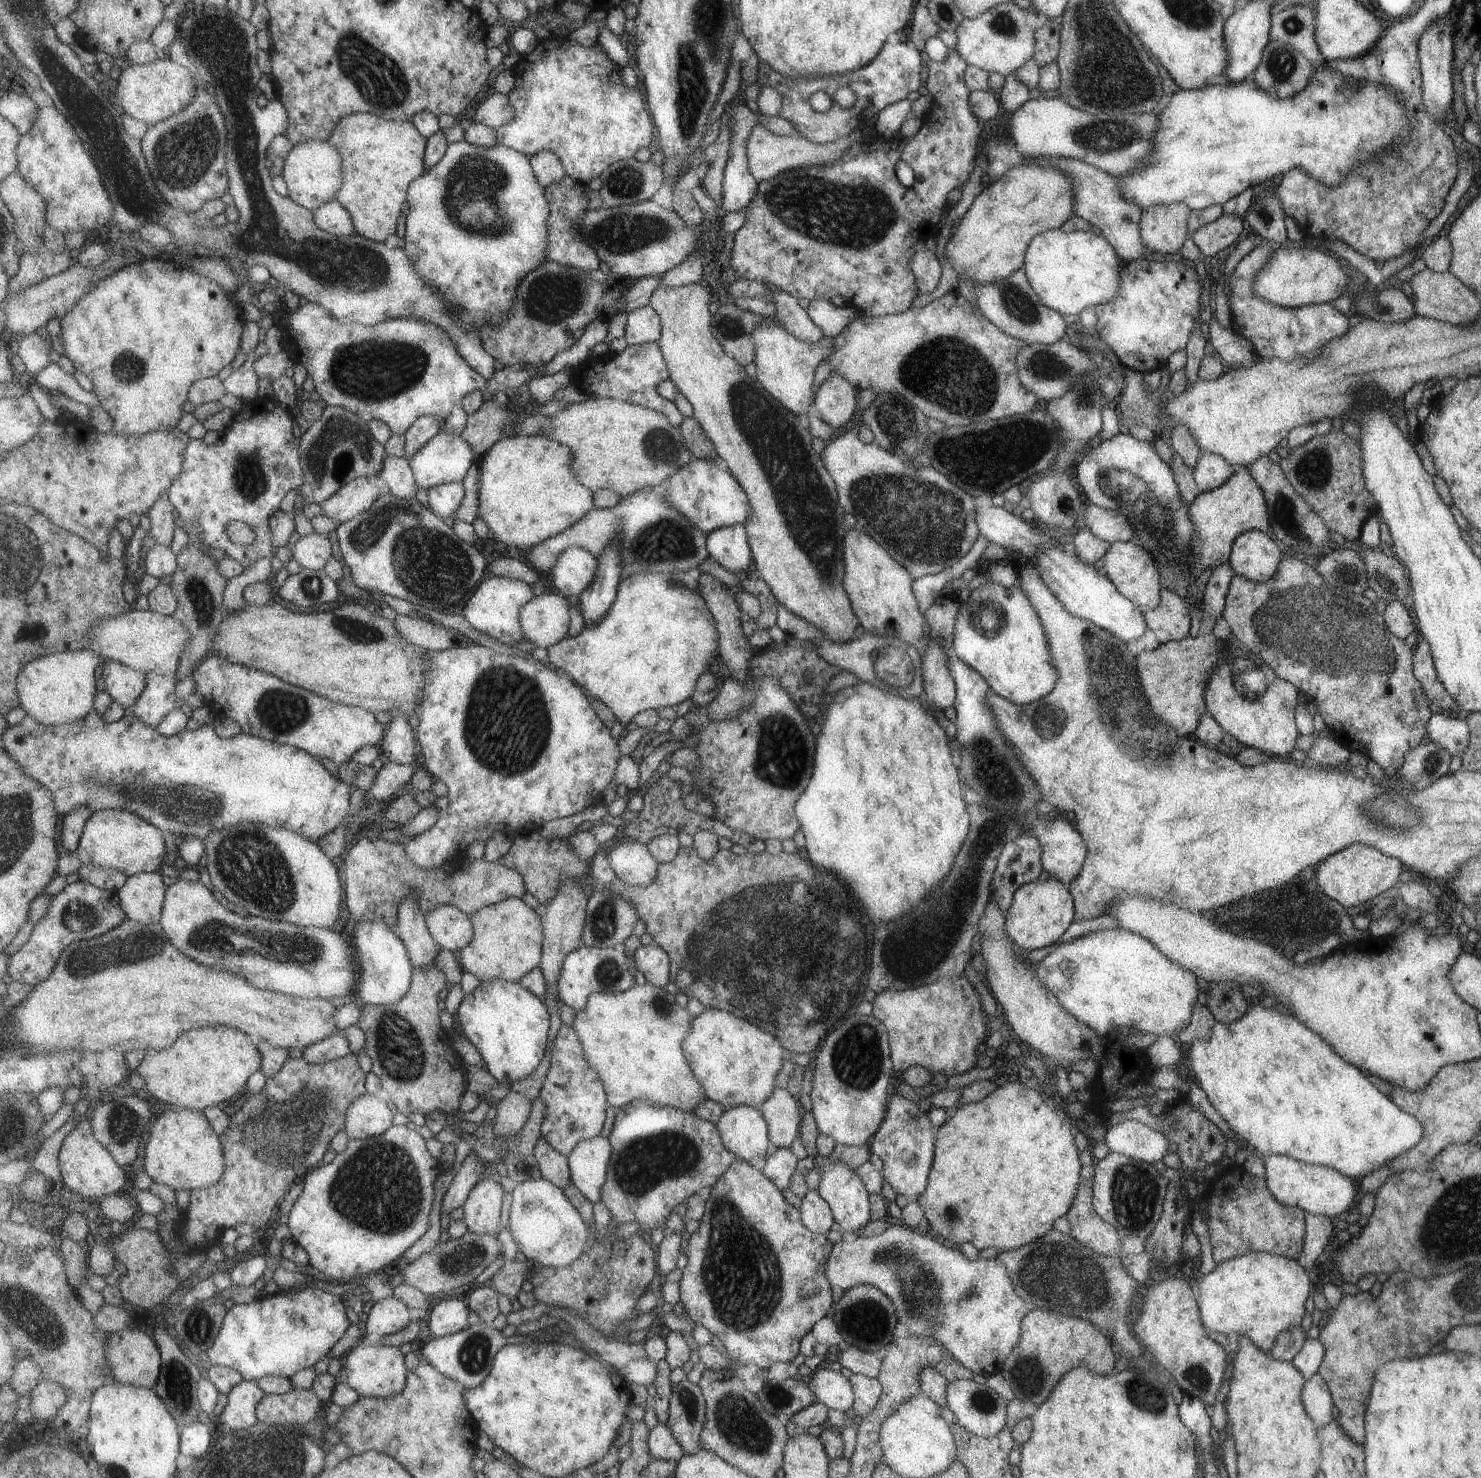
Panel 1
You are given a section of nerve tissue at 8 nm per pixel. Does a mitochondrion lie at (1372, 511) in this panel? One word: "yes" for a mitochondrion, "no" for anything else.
no

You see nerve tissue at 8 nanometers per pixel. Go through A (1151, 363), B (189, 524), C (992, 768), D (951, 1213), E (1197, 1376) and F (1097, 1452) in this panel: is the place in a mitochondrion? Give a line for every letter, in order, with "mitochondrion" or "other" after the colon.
A: other
B: other
C: mitochondrion
D: mitochondrion
E: mitochondrion
F: other

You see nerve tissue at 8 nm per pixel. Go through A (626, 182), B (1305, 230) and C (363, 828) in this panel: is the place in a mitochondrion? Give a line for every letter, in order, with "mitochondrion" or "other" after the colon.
A: mitochondrion
B: other
C: other

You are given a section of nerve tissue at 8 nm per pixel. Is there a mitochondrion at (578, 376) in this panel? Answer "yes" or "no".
no

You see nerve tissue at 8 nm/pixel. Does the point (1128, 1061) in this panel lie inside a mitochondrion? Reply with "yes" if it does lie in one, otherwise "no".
no

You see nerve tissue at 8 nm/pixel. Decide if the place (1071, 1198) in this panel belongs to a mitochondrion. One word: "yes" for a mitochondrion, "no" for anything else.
no

